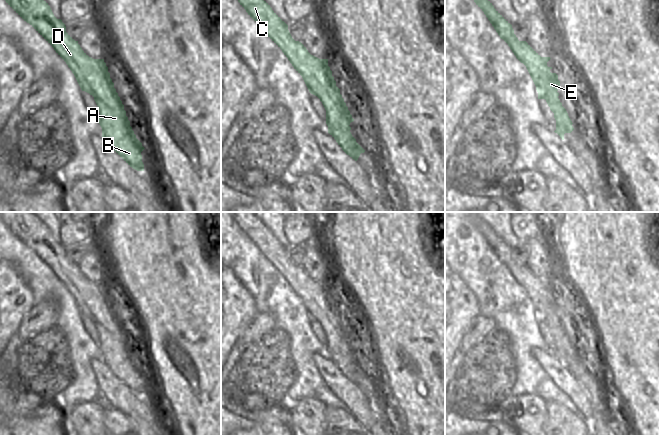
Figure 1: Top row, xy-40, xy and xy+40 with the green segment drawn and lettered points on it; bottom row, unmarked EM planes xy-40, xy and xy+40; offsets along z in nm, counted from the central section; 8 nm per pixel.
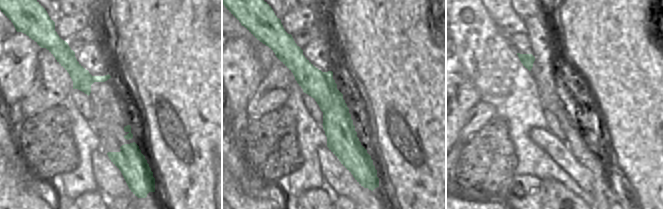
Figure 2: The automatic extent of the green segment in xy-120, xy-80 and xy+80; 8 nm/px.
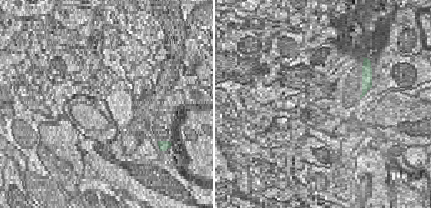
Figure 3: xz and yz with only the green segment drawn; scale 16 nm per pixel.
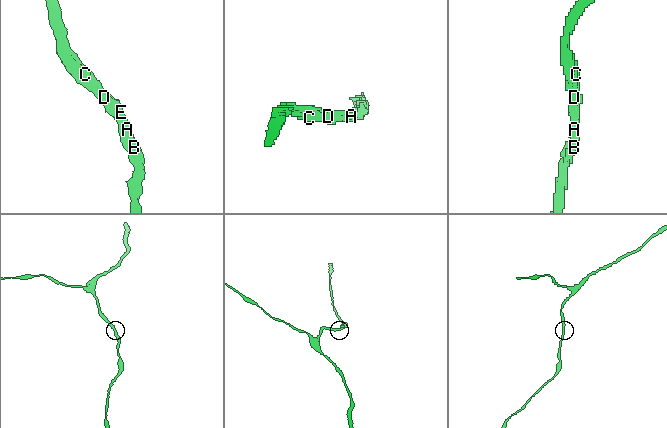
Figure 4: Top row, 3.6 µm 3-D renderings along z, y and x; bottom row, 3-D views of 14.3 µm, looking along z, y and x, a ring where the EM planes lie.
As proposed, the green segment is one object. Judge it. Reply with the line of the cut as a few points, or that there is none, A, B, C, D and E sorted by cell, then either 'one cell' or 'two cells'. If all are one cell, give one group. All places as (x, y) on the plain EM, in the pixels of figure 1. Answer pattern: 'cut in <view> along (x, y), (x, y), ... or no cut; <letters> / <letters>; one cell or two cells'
no cut; A B C D E; one cell

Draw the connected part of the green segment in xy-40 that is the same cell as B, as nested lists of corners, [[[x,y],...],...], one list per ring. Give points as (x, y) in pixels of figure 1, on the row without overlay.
[[[0,212],[0,218],[6,227],[27,247],[29,247],[66,286],[74,298],[80,312],[94,321],[100,336],[98,344],[102,352],[102,361],[112,373],[133,393],[144,395],[141,376],[145,373],[136,362],[124,329],[114,312],[108,291],[104,283],[89,281],[67,256],[61,243],[57,243],[48,227],[32,212]]]

